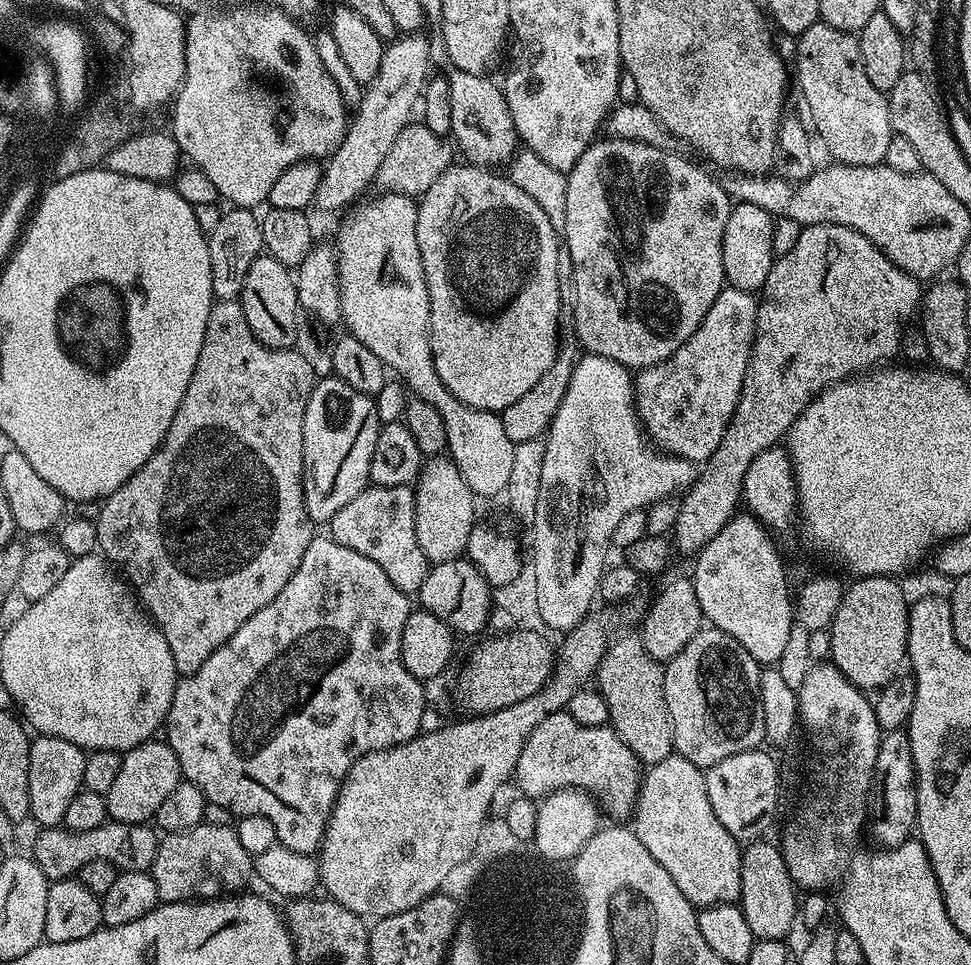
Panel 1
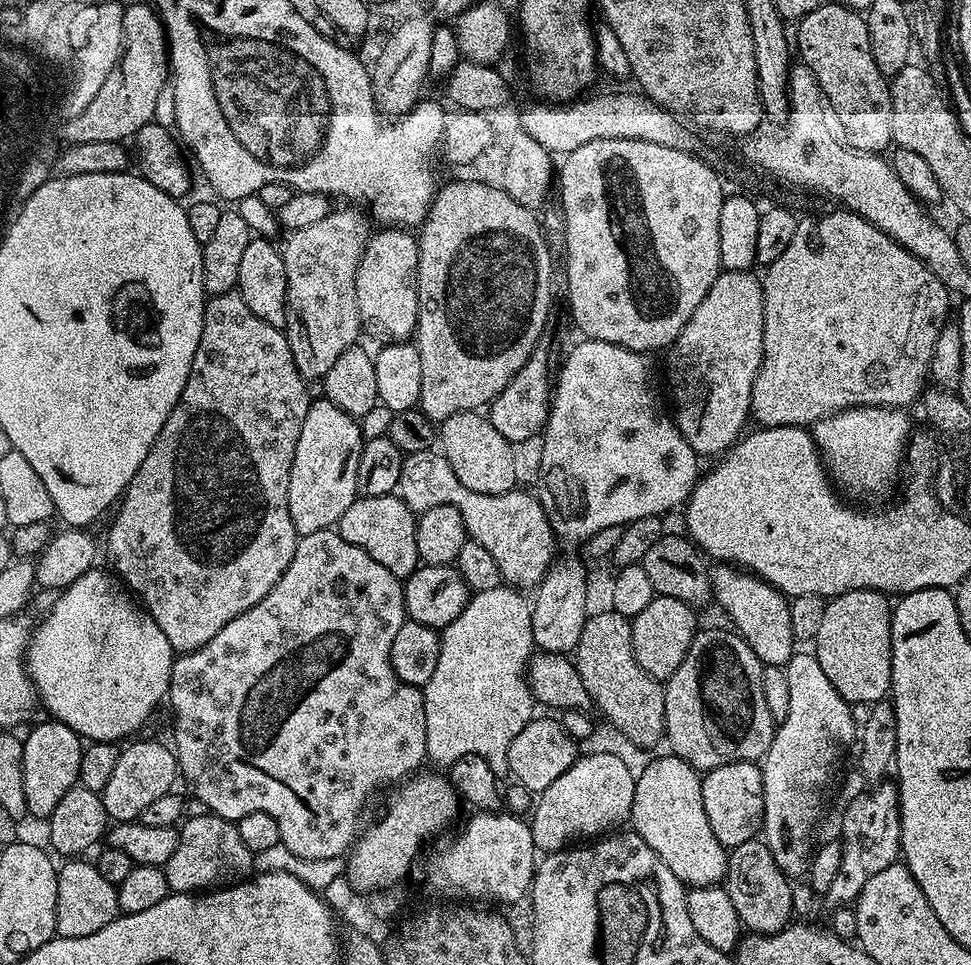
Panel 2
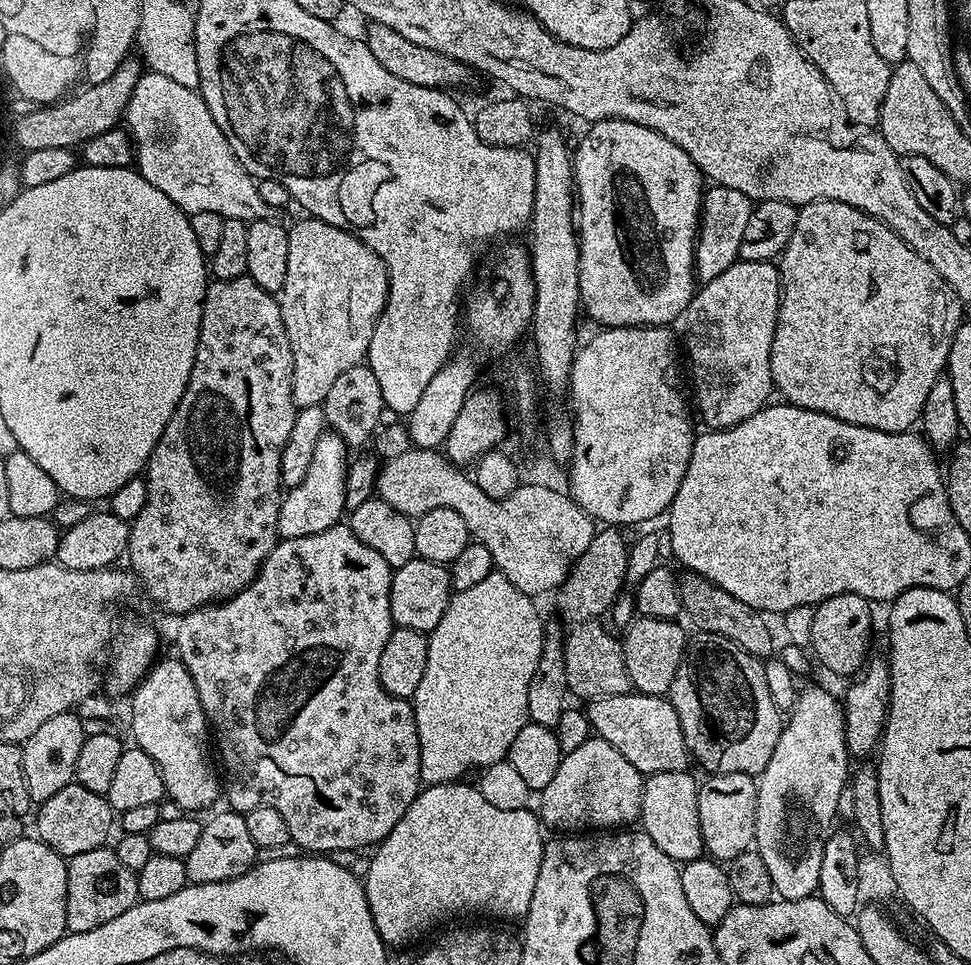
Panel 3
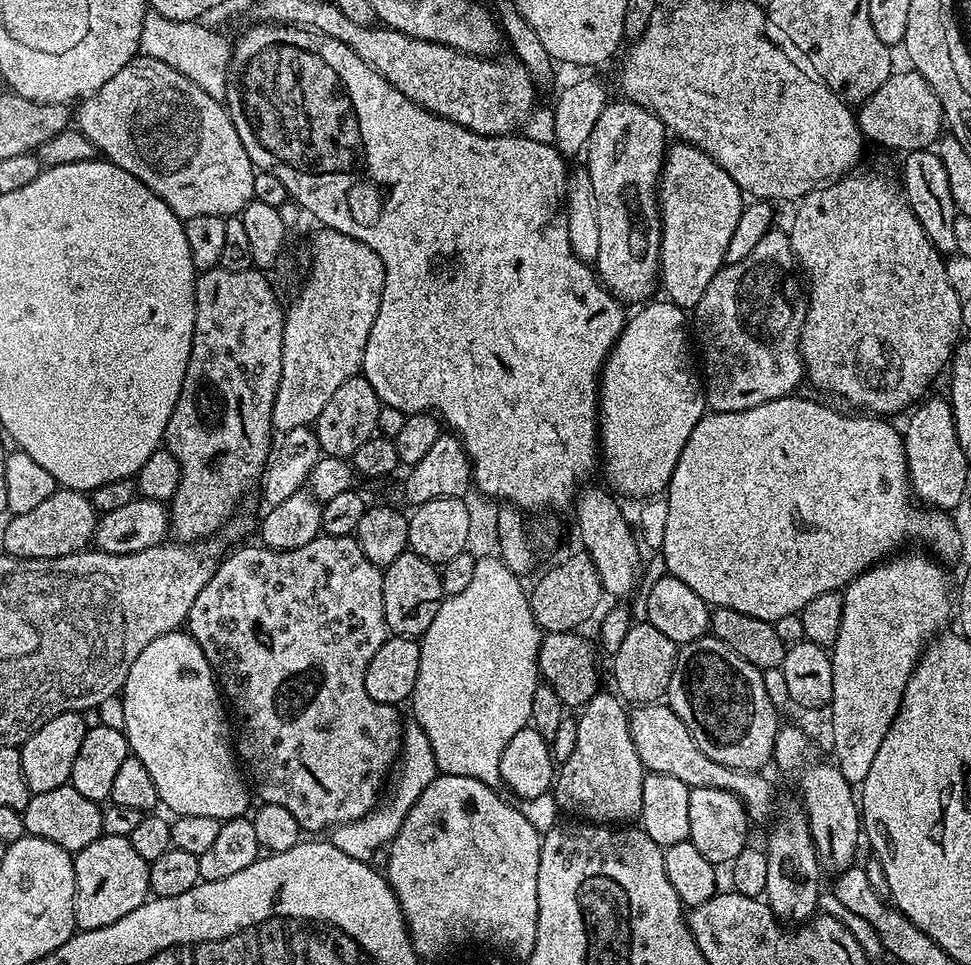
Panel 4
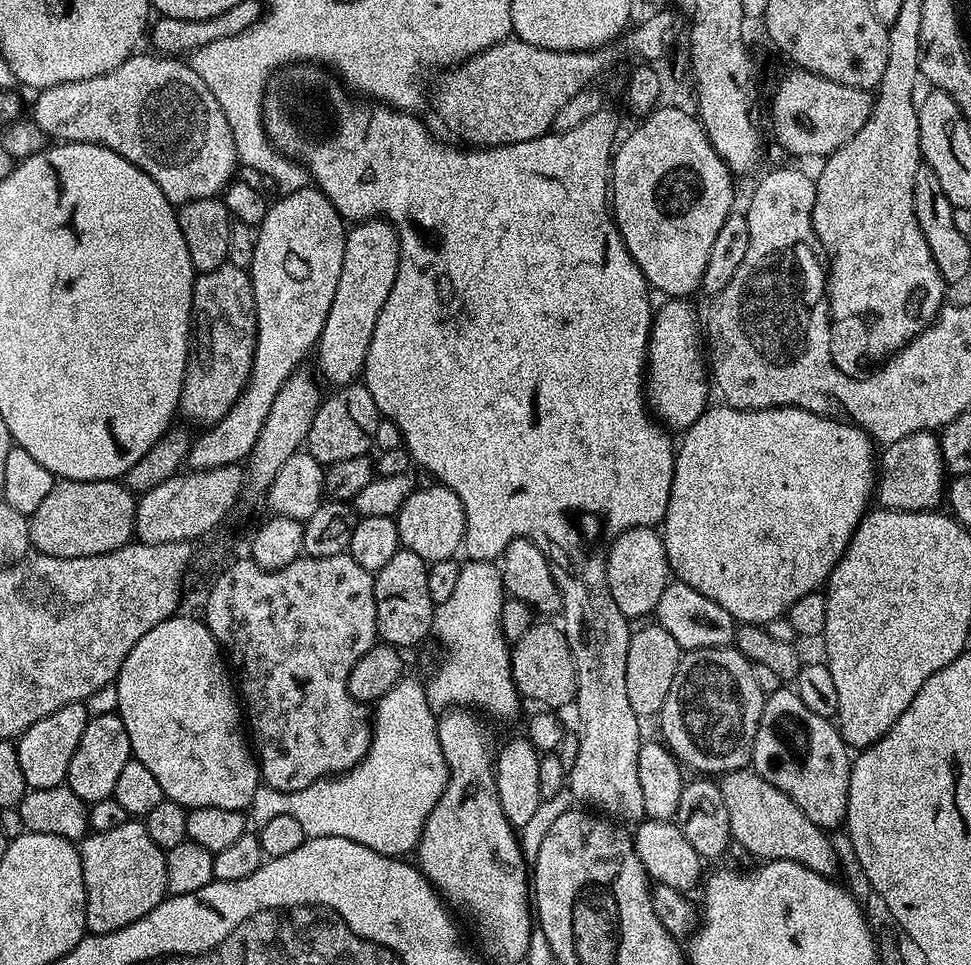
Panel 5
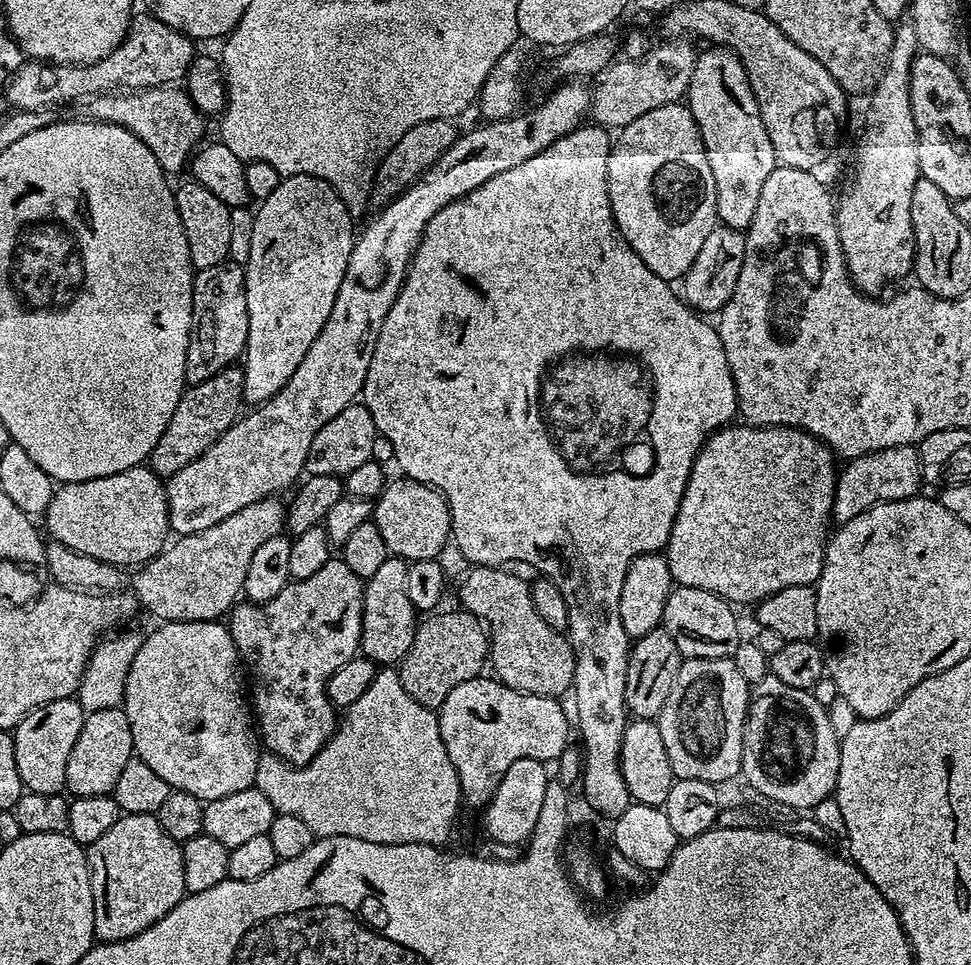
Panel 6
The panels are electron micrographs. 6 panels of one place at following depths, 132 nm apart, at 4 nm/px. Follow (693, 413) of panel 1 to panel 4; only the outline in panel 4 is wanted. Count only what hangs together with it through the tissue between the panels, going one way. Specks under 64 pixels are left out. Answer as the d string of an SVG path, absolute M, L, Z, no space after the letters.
M773 230L754 246L754 250L750 250L750 254L746 254L746 258L742 258L742 262L725 264L718 274L714 274L710 286L706 286L706 294L702 294L694 309L694 336L702 361L704 399L711 411L741 412L762 406L771 400L793 395L799 389L796 387L800 380L802 384L805 379L800 357L802 304L800 306L795 300L796 288L788 277L788 271L796 267L791 235L787 231Z

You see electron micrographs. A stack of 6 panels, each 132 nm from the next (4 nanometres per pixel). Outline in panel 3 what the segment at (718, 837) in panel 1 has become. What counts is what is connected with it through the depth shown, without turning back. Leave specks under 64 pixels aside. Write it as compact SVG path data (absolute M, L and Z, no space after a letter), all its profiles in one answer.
M688 770L663 772L647 777L640 807L642 831L652 839L654 846L658 846L658 850L662 850L662 854L677 862L698 860L705 855L698 822L698 780L690 773Z

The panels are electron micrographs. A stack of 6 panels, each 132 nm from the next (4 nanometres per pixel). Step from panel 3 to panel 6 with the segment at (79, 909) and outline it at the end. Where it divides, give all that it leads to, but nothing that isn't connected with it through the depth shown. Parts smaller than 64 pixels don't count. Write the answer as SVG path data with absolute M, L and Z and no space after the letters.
M124 814L114 826L110 826L107 834L102 834L98 842L87 845L88 873L92 875L92 893L94 894L94 930L95 939L100 942L113 940L128 940L142 930L154 926L178 902L183 900L184 891L184 863L182 854L184 849L181 841L170 838L166 830L158 822L154 814Z

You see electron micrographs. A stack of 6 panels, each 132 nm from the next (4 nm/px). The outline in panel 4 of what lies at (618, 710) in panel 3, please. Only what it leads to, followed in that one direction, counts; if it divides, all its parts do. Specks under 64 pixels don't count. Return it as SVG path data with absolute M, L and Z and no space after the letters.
M666 702L641 704L631 709L628 725L634 738L634 750L638 750L638 758L648 772L670 774L670 778L678 778L690 790L693 788L717 788L730 790L744 804L748 819L753 825L760 824L772 816L772 807L776 804L776 792L770 781L760 772L734 770L730 766L722 766L722 762L714 762L707 754L702 754L698 742L686 730L686 722L674 714L674 710Z

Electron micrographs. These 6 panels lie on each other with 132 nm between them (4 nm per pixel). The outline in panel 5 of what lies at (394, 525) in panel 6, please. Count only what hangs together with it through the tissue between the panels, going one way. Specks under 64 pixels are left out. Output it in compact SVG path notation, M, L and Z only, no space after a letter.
M439 482L433 485L433 488L417 487L410 494L410 498L402 502L394 517L402 547L418 554L418 558L428 561L429 564L453 559L457 555L456 551L461 551L466 526L464 507L458 494L454 494L452 488L446 488Z

